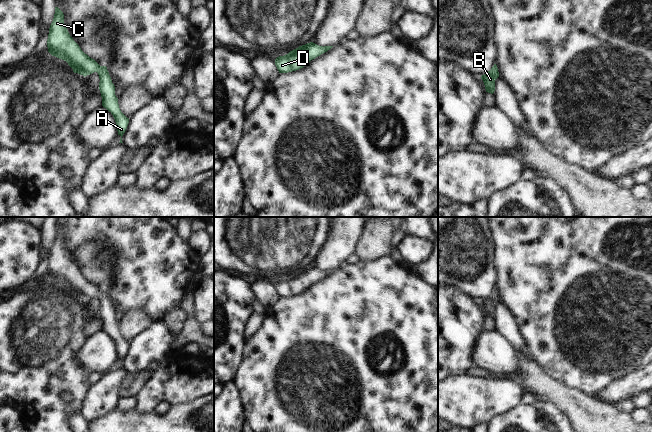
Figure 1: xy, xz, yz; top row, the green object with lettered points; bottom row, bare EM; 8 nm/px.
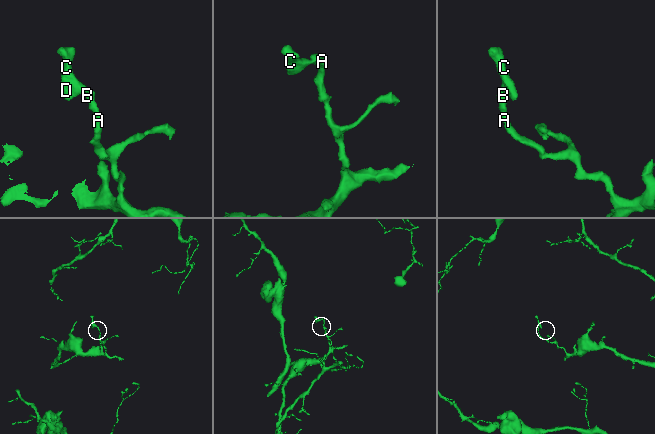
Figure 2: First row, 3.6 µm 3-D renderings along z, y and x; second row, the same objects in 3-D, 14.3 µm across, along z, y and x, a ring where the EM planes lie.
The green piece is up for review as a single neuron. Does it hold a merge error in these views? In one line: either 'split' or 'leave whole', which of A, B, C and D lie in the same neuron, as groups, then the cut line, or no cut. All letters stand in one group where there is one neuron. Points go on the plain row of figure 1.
leave whole; groups A B C D; cut none

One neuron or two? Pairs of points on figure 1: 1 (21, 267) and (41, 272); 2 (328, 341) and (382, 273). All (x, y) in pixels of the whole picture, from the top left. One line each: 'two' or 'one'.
1: two
2: one

